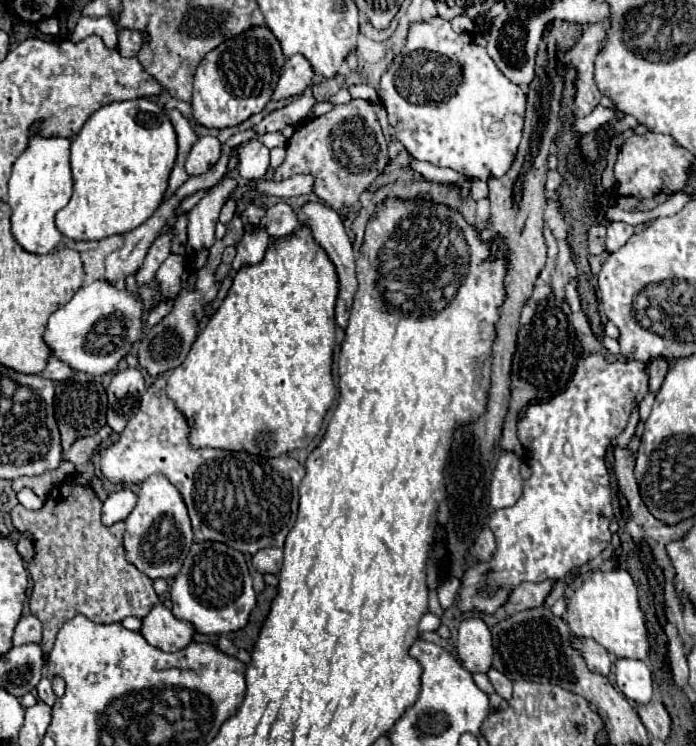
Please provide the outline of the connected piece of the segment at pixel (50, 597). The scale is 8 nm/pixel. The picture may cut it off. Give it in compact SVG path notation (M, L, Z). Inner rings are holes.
M106 424L96 434L82 437L70 446L66 460L76 466L76 476L58 482L40 510L26 510L22 504L16 504L10 512L14 528L18 532L30 532L34 538L34 558L28 564L30 578L34 580L30 612L44 628L44 660L52 650L58 628L76 614L84 614L100 624L112 624L122 622L126 616L144 618L160 602L152 588L152 580L124 556L124 522L104 526L100 520L102 502L92 488L92 454L112 432Z

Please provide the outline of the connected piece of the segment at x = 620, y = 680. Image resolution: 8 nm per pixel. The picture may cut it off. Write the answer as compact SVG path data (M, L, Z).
M618 658L616 660L616 686L626 698L638 704L646 704L654 696L652 674L650 674L650 668L642 660Z

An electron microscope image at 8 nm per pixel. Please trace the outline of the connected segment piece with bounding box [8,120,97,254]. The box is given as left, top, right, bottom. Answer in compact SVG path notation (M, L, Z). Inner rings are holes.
M42 120L30 126L28 146L14 162L14 170L8 182L8 204L12 208L12 234L18 244L34 254L48 254L54 248L73 248L78 252L94 249L97 241L73 241L64 237L56 224L54 216L62 210L72 196L72 172L70 172L70 140L52 136L44 138L38 134Z

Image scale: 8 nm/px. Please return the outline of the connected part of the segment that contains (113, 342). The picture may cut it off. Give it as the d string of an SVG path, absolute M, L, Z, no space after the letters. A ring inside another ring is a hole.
M96 280L82 286L68 304L50 316L44 340L54 356L74 370L100 376L112 372L118 362L134 350L134 344L142 334L142 314L144 304L134 292L106 280Z

